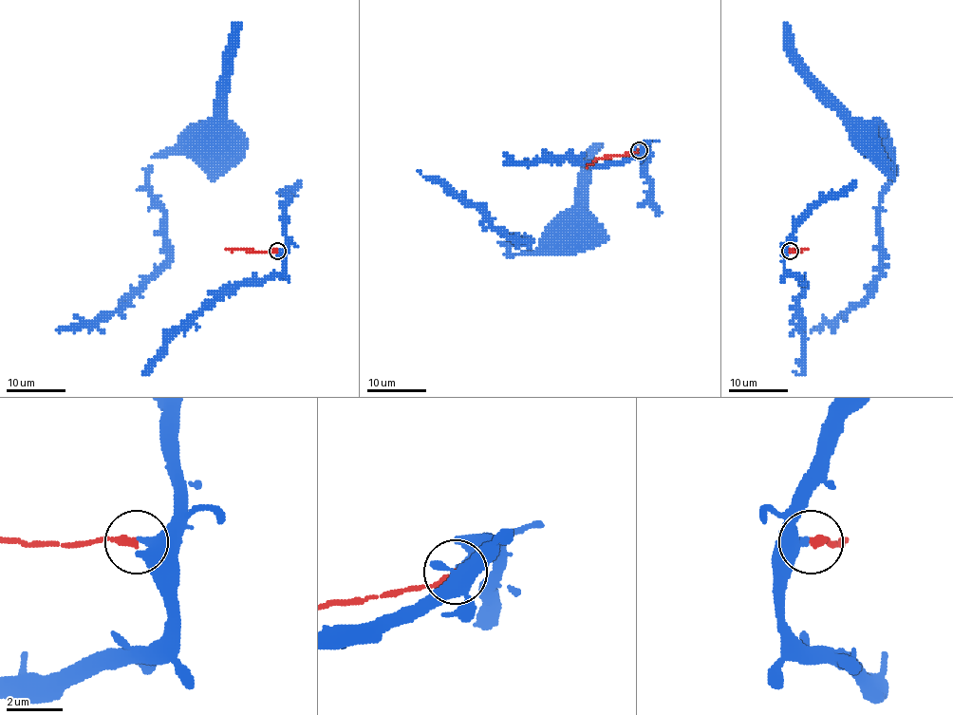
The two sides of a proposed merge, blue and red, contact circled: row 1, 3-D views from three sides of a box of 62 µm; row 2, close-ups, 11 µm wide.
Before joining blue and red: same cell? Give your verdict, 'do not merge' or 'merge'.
do not merge

